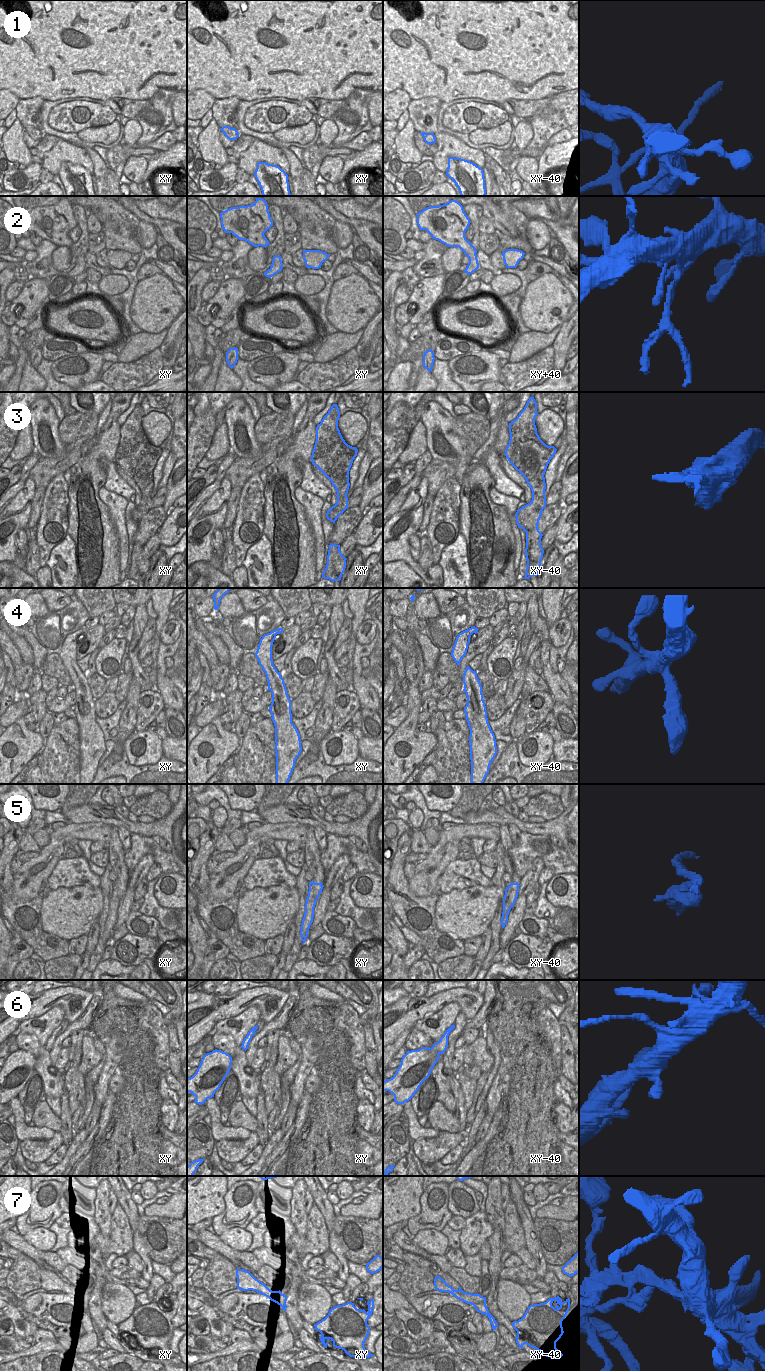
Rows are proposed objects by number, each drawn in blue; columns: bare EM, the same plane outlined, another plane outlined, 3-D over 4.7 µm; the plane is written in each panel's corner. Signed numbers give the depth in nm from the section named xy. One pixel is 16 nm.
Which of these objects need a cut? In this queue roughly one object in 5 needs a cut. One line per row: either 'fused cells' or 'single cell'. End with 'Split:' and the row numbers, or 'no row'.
1: fused cells
2: fused cells
3: fused cells
4: single cell
5: fused cells
6: single cell
7: fused cells
Split: 1, 2, 3, 5, 7

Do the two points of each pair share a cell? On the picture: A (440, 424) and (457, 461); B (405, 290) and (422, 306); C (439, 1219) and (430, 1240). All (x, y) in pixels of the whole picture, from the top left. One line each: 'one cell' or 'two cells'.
A: one cell
B: two cells
C: two cells

